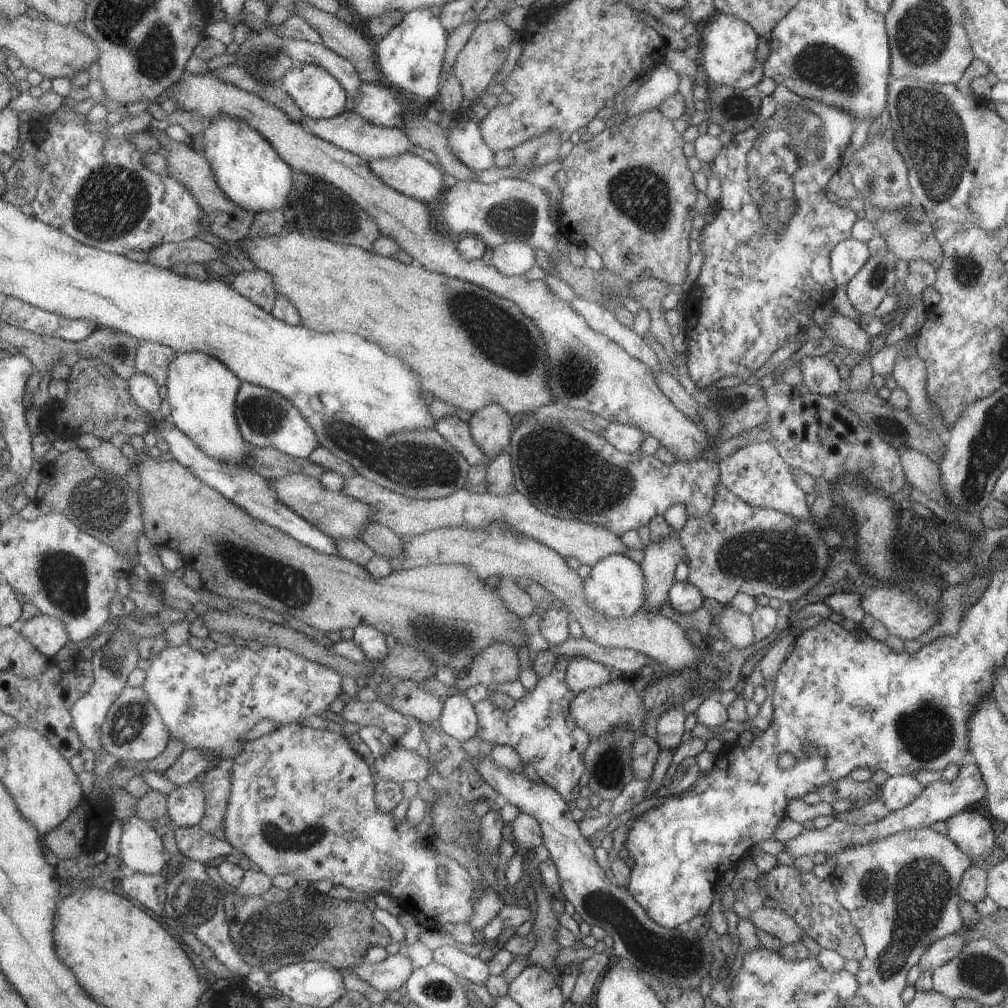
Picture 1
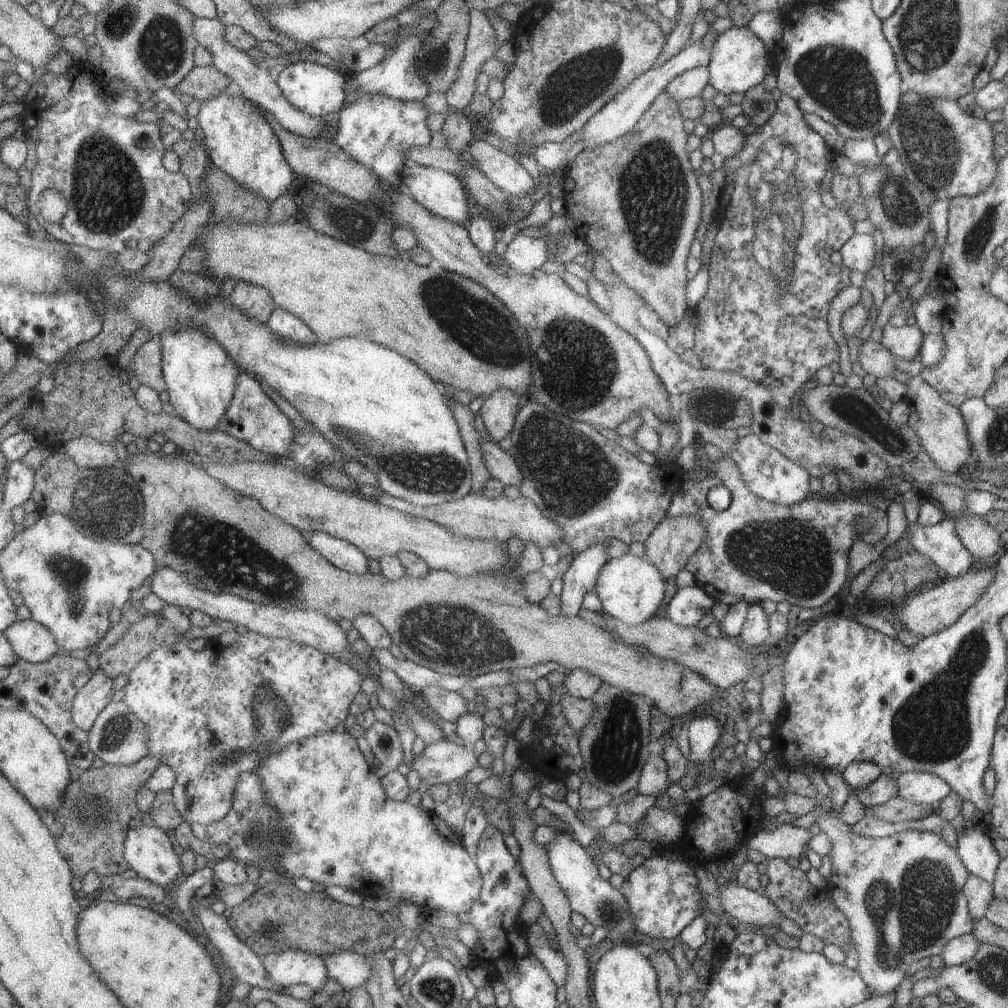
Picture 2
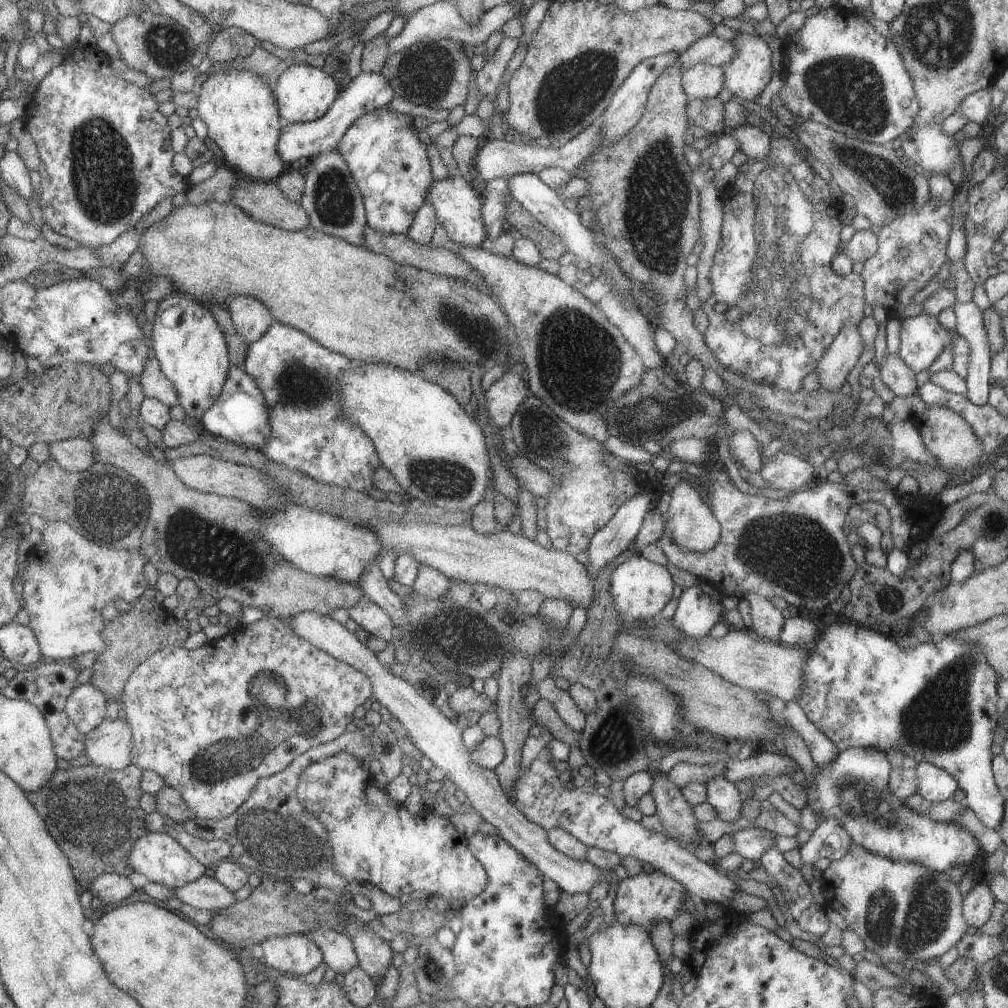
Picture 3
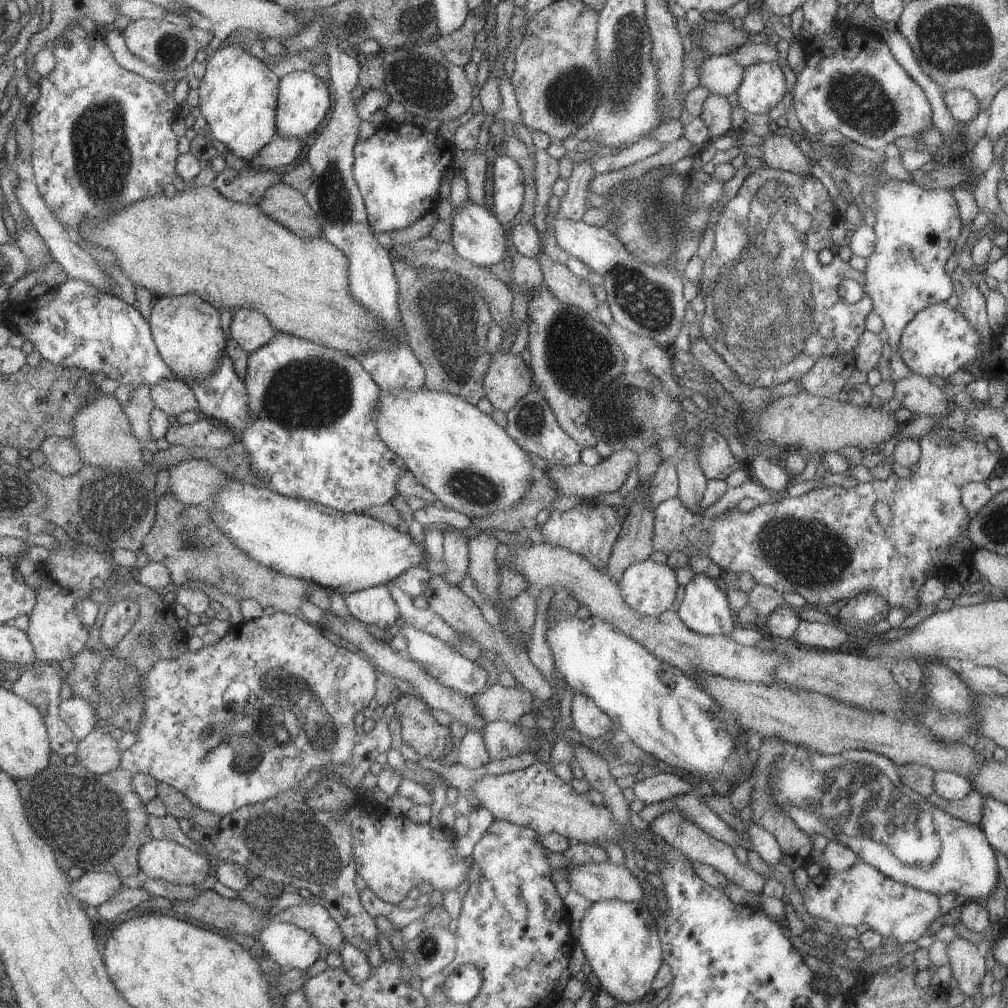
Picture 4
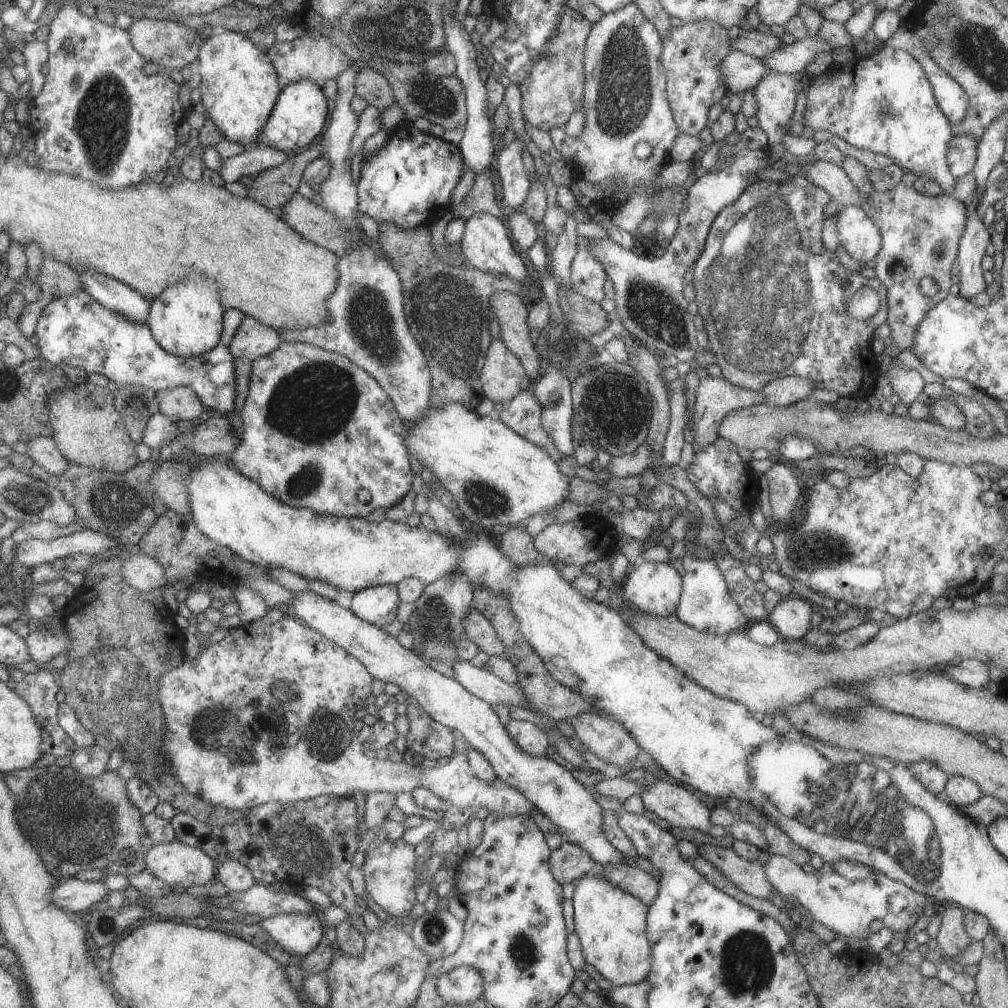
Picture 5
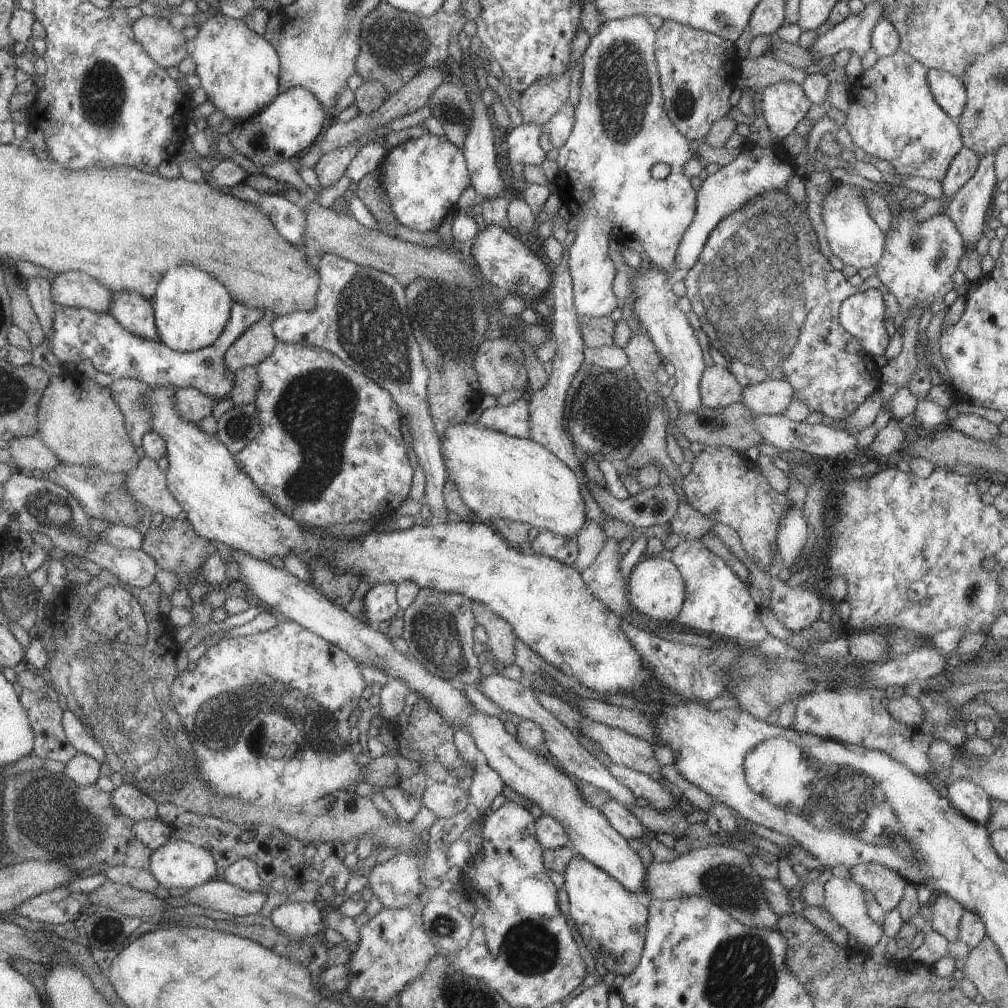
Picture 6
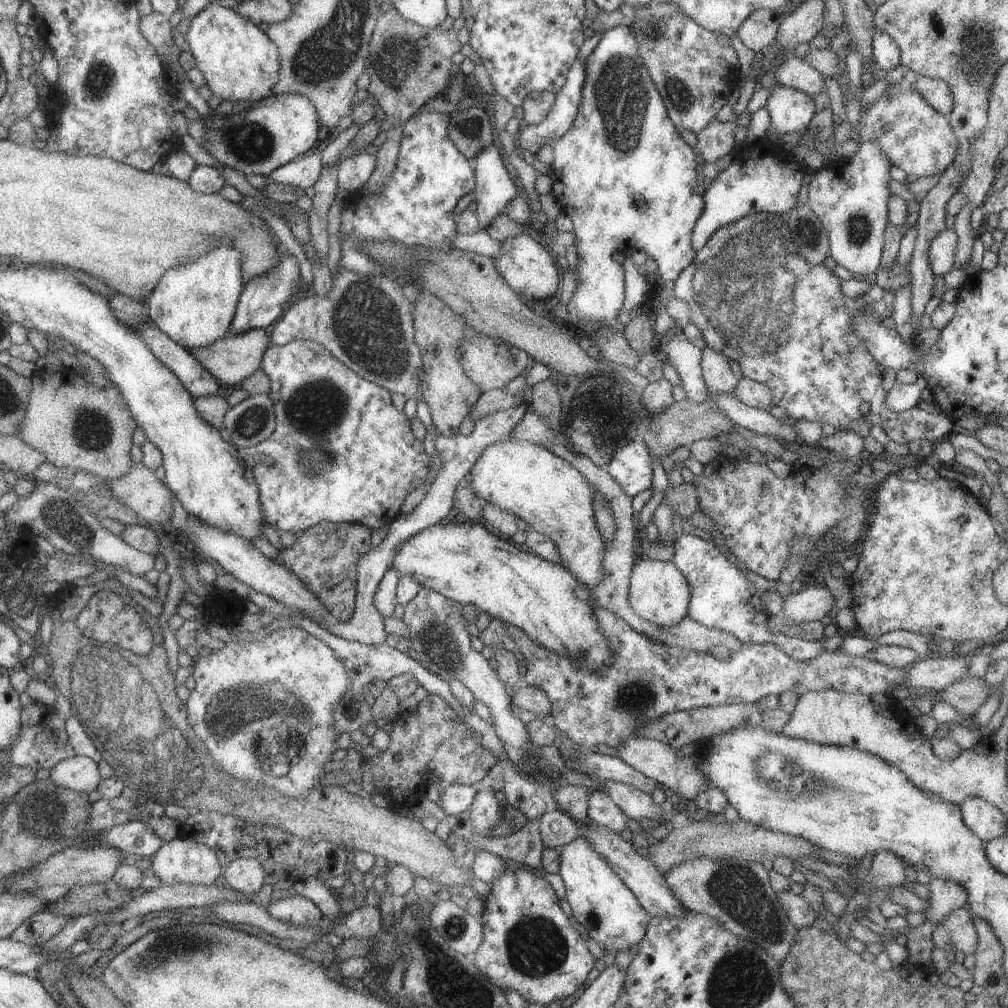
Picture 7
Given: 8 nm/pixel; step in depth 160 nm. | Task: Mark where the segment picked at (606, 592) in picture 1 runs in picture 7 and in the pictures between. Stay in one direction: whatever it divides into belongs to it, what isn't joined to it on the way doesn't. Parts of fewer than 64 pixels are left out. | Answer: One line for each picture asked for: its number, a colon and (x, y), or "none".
2: (628, 588)
3: (639, 588)
4: (648, 587)
5: (653, 588)
6: (655, 589)
7: (657, 591)

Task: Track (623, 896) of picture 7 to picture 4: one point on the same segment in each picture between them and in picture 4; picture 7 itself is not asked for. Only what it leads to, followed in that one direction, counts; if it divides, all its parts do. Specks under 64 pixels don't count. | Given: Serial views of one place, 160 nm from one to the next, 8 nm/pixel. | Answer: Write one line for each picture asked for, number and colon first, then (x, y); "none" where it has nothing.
4: (619, 940)
5: (610, 924)
6: (611, 920)

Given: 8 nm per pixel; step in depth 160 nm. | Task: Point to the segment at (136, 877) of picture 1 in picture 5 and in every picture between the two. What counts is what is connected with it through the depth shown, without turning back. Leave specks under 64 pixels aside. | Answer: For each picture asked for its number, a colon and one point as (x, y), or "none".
2: (126, 886)
3: (110, 888)
4: (92, 888)
5: (72, 895)

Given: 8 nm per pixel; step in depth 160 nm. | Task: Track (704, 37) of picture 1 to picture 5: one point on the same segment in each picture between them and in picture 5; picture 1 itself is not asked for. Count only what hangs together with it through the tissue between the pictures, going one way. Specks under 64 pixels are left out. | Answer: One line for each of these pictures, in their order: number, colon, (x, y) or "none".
2: (738, 59)
3: (749, 69)
4: (762, 85)
5: (775, 94)

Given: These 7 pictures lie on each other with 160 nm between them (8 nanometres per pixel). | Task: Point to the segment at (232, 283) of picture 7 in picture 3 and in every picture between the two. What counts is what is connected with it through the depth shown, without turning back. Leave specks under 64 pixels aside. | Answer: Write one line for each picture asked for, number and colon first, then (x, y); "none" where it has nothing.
3: (191, 351)
4: (187, 332)
5: (185, 320)
6: (190, 308)

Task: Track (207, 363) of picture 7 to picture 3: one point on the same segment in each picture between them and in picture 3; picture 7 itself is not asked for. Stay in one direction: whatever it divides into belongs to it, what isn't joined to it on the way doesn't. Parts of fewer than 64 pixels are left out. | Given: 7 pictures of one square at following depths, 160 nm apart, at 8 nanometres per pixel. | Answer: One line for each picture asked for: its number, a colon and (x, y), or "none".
3: (250, 317)
4: (250, 329)
5: (252, 340)
6: (257, 341)

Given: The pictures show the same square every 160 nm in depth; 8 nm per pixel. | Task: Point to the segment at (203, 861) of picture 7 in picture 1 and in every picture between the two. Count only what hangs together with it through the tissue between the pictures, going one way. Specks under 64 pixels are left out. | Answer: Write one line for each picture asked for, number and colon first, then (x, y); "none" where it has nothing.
1: (140, 848)
2: (146, 849)
3: (159, 858)
4: (160, 859)
5: (174, 863)
6: (175, 863)

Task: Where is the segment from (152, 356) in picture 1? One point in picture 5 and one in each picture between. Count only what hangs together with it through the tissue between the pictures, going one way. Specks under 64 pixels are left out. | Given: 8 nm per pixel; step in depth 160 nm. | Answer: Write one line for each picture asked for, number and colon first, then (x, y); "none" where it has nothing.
2: (147, 359)
3: (154, 384)
4: (172, 396)
5: (178, 404)

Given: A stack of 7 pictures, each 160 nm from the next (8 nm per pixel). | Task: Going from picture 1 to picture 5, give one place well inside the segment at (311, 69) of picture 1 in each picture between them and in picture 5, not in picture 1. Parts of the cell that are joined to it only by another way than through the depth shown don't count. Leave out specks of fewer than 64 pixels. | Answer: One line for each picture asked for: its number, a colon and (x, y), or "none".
2: (316, 90)
3: (303, 93)
4: (302, 101)
5: (299, 113)

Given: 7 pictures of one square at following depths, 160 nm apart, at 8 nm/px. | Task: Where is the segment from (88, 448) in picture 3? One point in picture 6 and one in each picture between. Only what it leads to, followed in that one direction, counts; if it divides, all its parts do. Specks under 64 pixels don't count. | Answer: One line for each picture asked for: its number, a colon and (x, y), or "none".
4: (62, 455)
5: (42, 451)
6: (26, 452)

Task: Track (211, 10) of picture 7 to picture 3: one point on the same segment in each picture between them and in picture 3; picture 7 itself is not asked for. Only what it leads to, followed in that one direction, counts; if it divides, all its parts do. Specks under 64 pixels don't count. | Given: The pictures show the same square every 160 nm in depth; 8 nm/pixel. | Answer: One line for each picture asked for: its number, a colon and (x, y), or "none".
3: (239, 110)
4: (237, 93)
5: (239, 88)
6: (238, 69)

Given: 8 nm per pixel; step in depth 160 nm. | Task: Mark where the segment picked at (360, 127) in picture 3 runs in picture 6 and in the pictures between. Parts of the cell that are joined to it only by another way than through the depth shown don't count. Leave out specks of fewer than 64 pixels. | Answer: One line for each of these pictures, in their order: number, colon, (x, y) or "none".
4: (397, 169)
5: (407, 183)
6: (423, 177)

